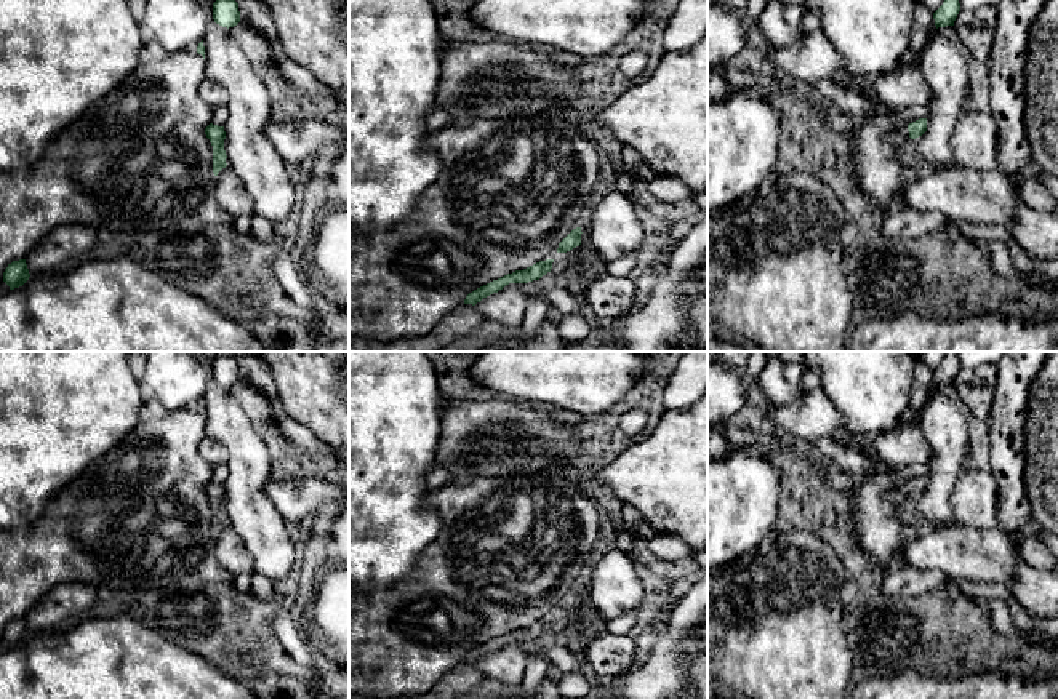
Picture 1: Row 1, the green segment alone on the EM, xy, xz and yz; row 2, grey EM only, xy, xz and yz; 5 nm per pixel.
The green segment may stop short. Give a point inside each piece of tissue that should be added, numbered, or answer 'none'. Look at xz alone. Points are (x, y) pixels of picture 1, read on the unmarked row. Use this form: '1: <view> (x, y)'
none

